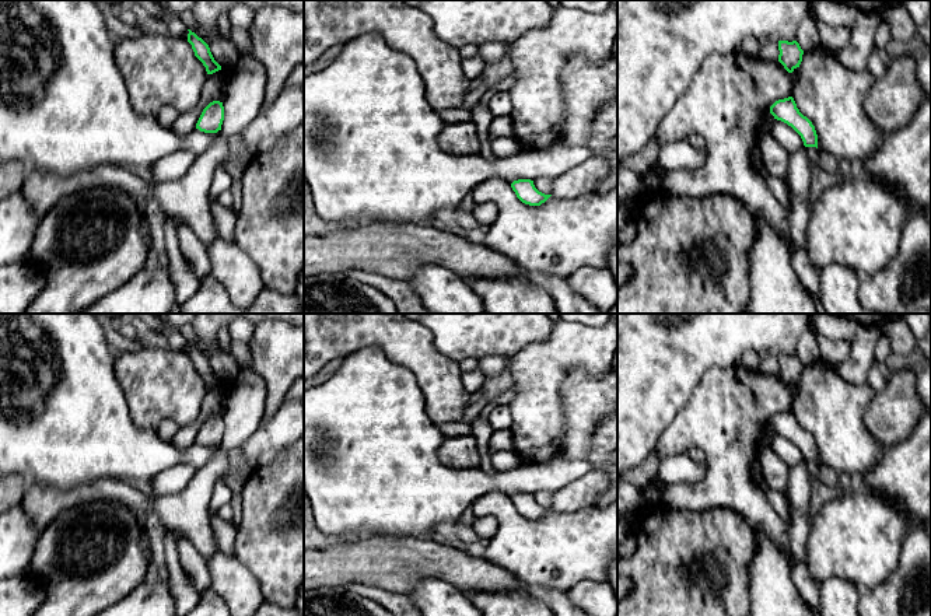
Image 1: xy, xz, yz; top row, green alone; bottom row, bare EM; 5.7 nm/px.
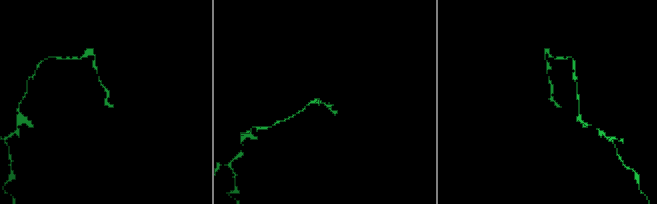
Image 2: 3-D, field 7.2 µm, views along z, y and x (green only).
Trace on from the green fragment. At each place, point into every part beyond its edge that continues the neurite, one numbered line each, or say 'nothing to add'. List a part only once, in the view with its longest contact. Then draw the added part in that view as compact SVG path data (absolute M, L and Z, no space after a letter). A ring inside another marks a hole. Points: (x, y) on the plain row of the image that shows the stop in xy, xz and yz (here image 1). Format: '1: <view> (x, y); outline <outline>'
nothing to add

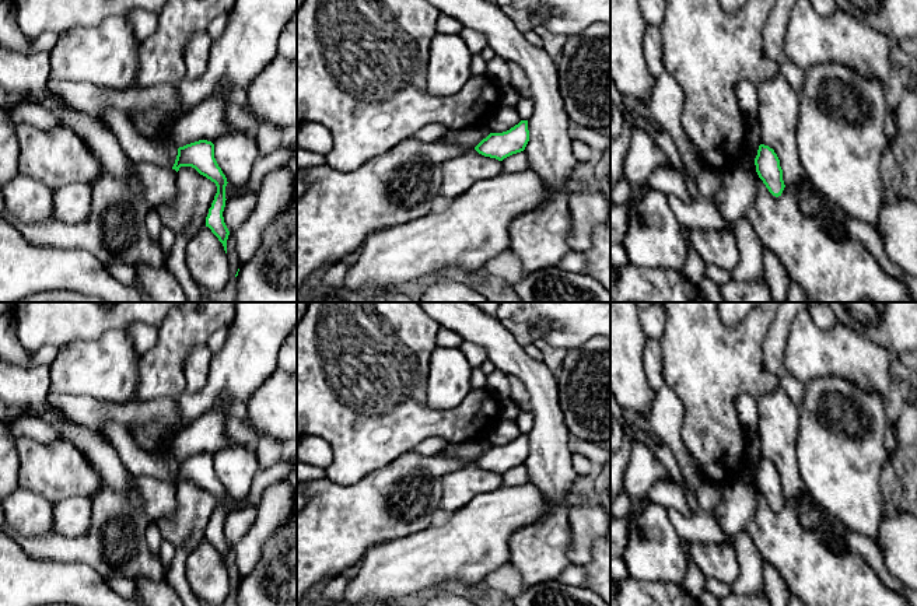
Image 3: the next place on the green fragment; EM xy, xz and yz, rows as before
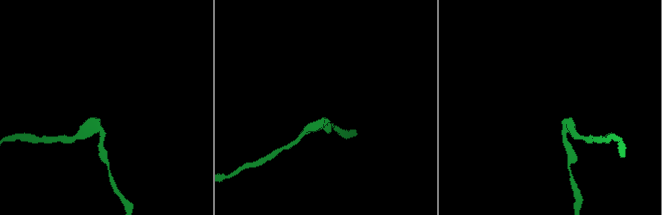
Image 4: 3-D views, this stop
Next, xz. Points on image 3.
nothing to add

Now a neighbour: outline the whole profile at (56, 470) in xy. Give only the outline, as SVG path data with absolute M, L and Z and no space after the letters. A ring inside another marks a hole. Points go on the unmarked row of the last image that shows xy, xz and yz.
M31 437L15 438L18 452L18 487L52 504L74 495L90 497L102 483L101 473L87 453L66 438L39 442Z

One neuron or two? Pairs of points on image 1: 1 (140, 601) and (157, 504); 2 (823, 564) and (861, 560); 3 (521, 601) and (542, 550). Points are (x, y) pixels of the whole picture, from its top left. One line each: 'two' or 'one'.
1: two
2: one
3: two

